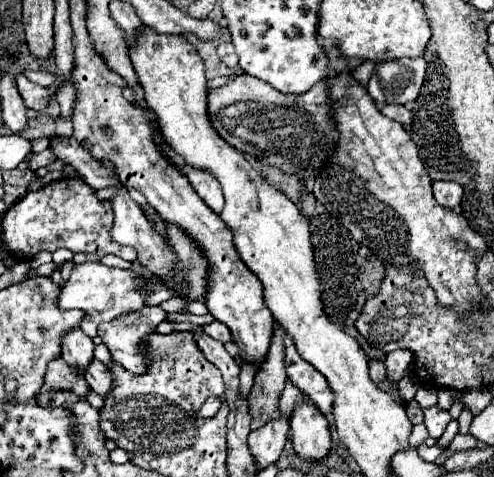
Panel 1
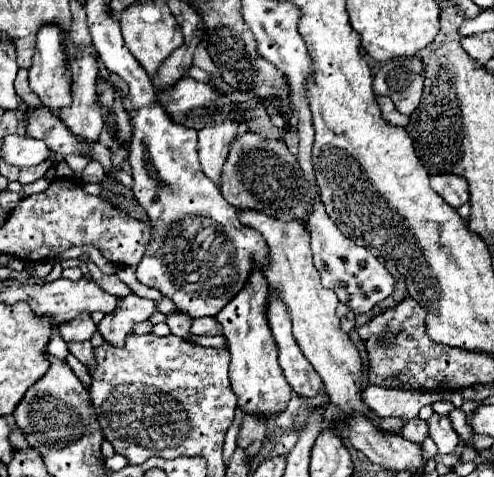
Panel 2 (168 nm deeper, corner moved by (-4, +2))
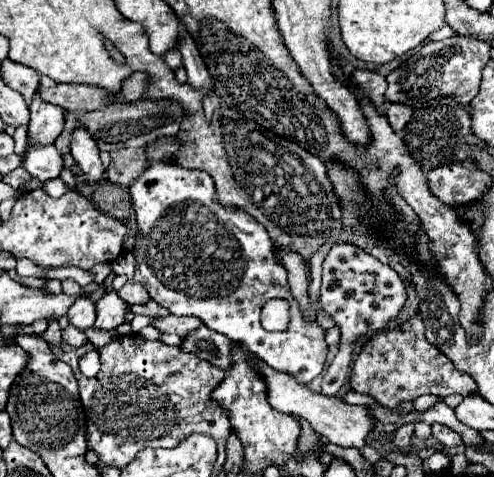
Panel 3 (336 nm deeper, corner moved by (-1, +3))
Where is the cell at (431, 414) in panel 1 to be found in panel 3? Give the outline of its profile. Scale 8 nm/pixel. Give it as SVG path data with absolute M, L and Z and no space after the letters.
M433 423L431 427L433 427L433 437L435 437L445 449L451 449L451 447L457 447L457 445L463 443L461 437L459 437L455 431L451 431L449 427L445 427L445 425L441 425L441 423Z

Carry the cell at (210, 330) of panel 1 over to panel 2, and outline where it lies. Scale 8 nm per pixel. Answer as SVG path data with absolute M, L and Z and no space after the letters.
M196 318L196 320L192 320L190 334L216 336L216 334L220 334L220 324L216 322L216 318Z

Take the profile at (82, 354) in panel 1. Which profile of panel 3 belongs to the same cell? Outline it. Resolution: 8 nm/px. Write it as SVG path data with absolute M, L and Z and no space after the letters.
M83 293L81 297L75 299L73 307L69 307L69 311L67 311L67 317L69 317L69 323L73 327L77 327L79 331L93 327L93 323L95 323L95 303L91 301L89 293Z

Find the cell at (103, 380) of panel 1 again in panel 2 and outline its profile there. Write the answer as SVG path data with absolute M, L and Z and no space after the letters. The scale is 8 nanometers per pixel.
M86 340L86 342L70 342L68 344L68 350L82 362L82 364L90 364L90 366L94 366L96 362L94 362L94 348L92 348L92 344Z

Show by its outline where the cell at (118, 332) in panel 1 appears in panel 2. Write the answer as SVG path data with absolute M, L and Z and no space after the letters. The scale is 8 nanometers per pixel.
M128 294L118 300L114 312L106 314L98 324L98 332L110 344L124 344L124 338L132 332L132 326L144 322L156 312L152 300L140 298L136 294Z

